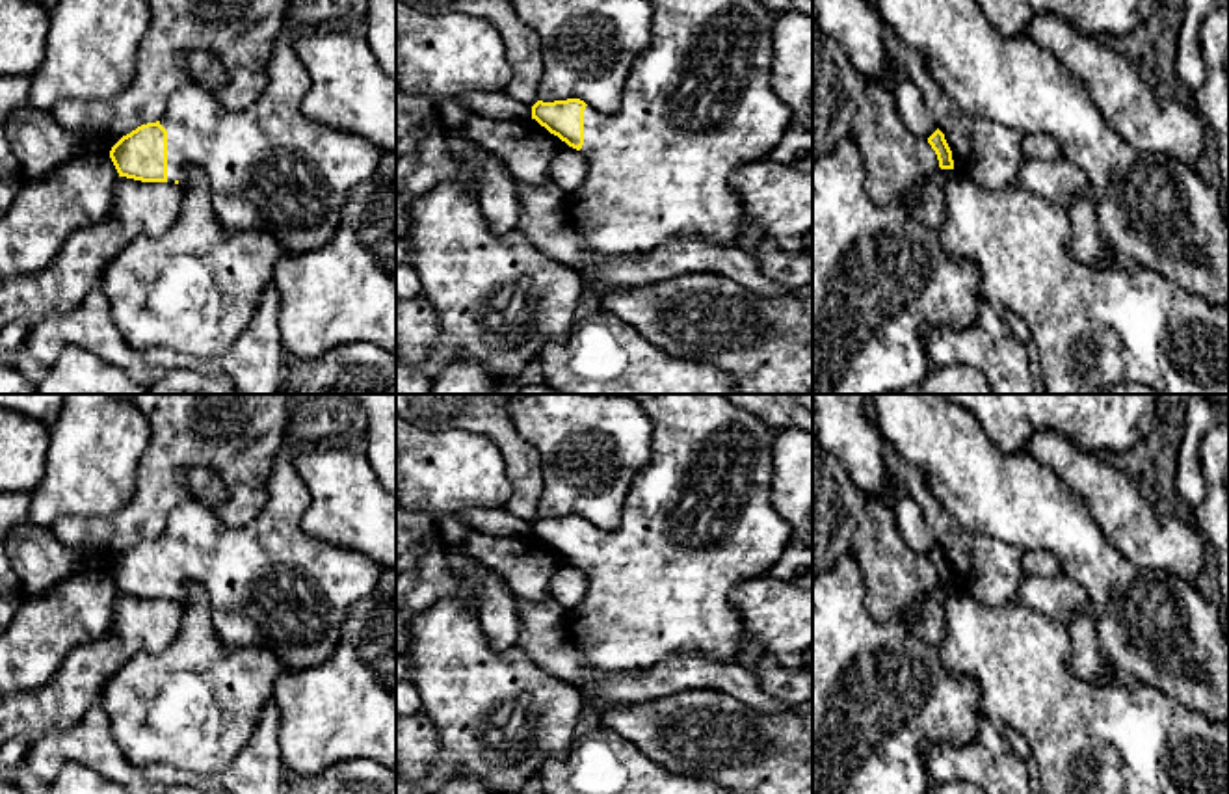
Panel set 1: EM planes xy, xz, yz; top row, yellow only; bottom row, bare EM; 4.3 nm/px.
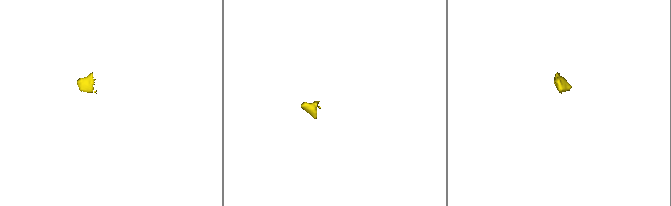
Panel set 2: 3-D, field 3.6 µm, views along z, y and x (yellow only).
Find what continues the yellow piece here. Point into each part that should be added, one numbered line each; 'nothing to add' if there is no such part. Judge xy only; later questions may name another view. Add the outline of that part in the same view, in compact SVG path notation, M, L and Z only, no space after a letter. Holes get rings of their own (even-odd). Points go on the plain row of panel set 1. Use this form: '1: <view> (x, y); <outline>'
1: xy (268, 584); M284 444L281 448L273 465L271 478L266 483L266 495L268 495L266 506L249 524L238 526L238 528L227 526L216 517L214 511L199 504L195 498L188 498L186 502L178 504L171 511L167 524L160 536L160 541L167 547L167 599L177 597L184 604L184 595L182 595L184 584L195 582L206 593L208 606L210 606L210 619L212 619L212 625L219 638L221 647L225 649L262 647L262 649L271 651L288 669L296 669L296 671L309 669L333 656L340 642L340 636L344 632L344 625L346 625L346 617L350 610L374 589L383 571L379 563L372 562L368 556L361 554L359 550L346 550L338 545L324 543L320 539L311 537L303 530L301 519L311 504L311 495L309 495L309 489L305 487L305 482L296 470L296 457L303 452L311 452L318 448L322 446L320 444Z

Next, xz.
1: xz (698, 519); M723 394L630 396L643 407L653 422L653 456L634 478L623 500L619 526L610 532L601 530L589 521L584 526L584 562L580 569L588 575L589 591L580 606L565 612L563 638L584 653L588 669L597 671L602 677L647 671L675 656L701 656L718 664L734 664L738 662L740 638L746 627L742 623L740 612L733 604L731 593L740 582L755 578L760 573L768 573L786 549L786 543L792 539L790 524L779 515L772 502L773 441L777 437L777 430L762 422L747 409L729 402Z

